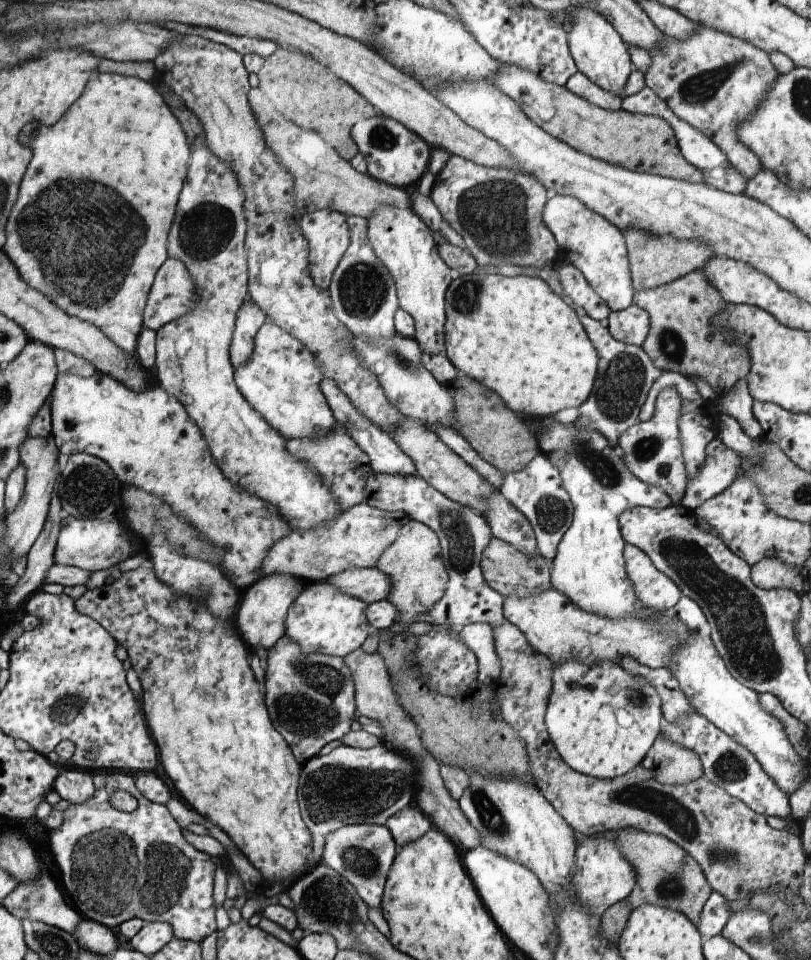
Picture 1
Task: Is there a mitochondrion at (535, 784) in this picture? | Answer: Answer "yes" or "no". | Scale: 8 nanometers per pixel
no

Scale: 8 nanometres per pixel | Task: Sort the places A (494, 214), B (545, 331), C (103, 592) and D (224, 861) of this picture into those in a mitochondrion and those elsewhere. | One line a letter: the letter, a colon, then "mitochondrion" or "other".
A: mitochondrion
B: other
C: other
D: other

